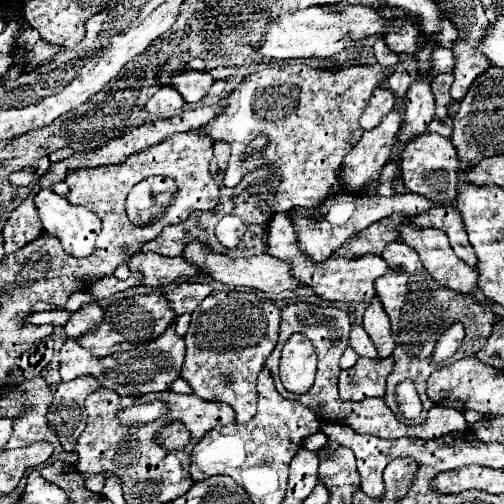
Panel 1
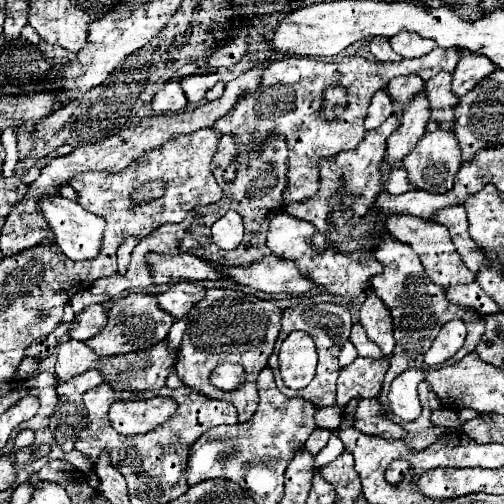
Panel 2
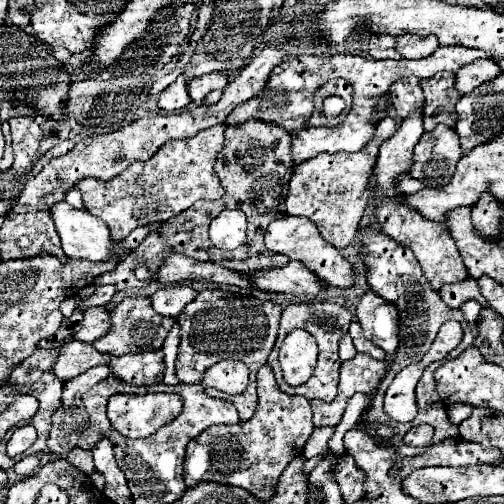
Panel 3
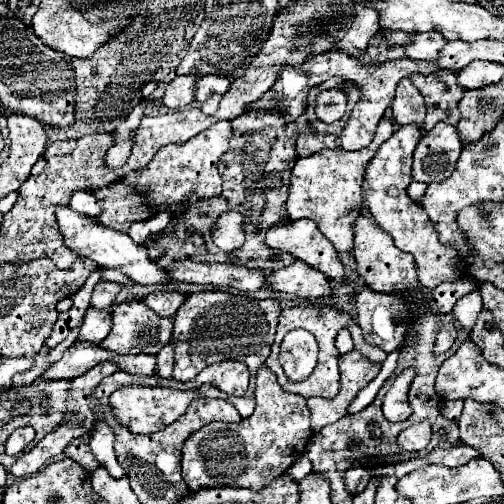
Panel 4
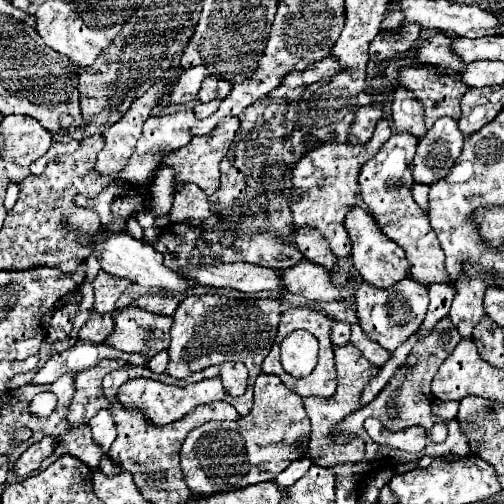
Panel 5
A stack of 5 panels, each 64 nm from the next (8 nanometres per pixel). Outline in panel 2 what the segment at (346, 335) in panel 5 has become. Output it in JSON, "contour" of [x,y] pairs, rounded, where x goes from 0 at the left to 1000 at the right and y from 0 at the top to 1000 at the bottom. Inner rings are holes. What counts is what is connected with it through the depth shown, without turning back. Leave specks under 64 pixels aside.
{"contour":[[[694,675],[679,687],[679,694],[675,694],[675,726],[690,726],[690,722],[698,722],[702,714],[706,714],[706,690],[694,683]]]}

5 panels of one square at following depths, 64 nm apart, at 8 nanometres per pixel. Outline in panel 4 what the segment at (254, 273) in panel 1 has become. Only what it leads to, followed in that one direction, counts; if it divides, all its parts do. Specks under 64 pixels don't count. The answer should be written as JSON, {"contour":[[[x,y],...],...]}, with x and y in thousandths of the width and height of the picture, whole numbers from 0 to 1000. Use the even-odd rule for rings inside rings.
{"contour":[[[587,516],[583,524],[556,532],[548,540],[536,540],[532,563],[540,575],[587,583],[595,591],[659,587],[659,571],[651,567],[651,552],[635,536],[603,524],[599,516]]]}

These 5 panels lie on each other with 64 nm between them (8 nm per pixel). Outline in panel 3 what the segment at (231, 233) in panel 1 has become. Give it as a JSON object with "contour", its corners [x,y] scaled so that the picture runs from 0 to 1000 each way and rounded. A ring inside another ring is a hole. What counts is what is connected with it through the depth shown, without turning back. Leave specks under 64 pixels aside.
{"contour":[[[444,417],[417,444],[417,476],[437,496],[464,496],[488,476],[488,429],[476,417]]]}

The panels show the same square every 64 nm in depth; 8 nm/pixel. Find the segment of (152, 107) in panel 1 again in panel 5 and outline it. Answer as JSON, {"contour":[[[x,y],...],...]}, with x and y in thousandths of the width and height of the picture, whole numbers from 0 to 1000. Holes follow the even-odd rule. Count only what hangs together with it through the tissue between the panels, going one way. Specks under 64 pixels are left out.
{"contour":[[[401,127],[365,139],[365,147],[337,175],[337,202],[361,206],[361,202],[385,198],[409,151],[413,151],[413,139]]]}

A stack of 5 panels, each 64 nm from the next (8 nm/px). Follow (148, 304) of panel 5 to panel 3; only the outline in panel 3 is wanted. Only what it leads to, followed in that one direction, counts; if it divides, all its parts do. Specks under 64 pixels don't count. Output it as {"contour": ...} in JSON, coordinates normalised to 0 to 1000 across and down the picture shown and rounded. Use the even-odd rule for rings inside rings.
{"contour":[[[341,567],[341,571],[325,571],[325,575],[306,579],[298,587],[298,599],[317,627],[349,631],[365,615],[365,607],[389,591],[389,583],[393,579],[373,567]]]}

